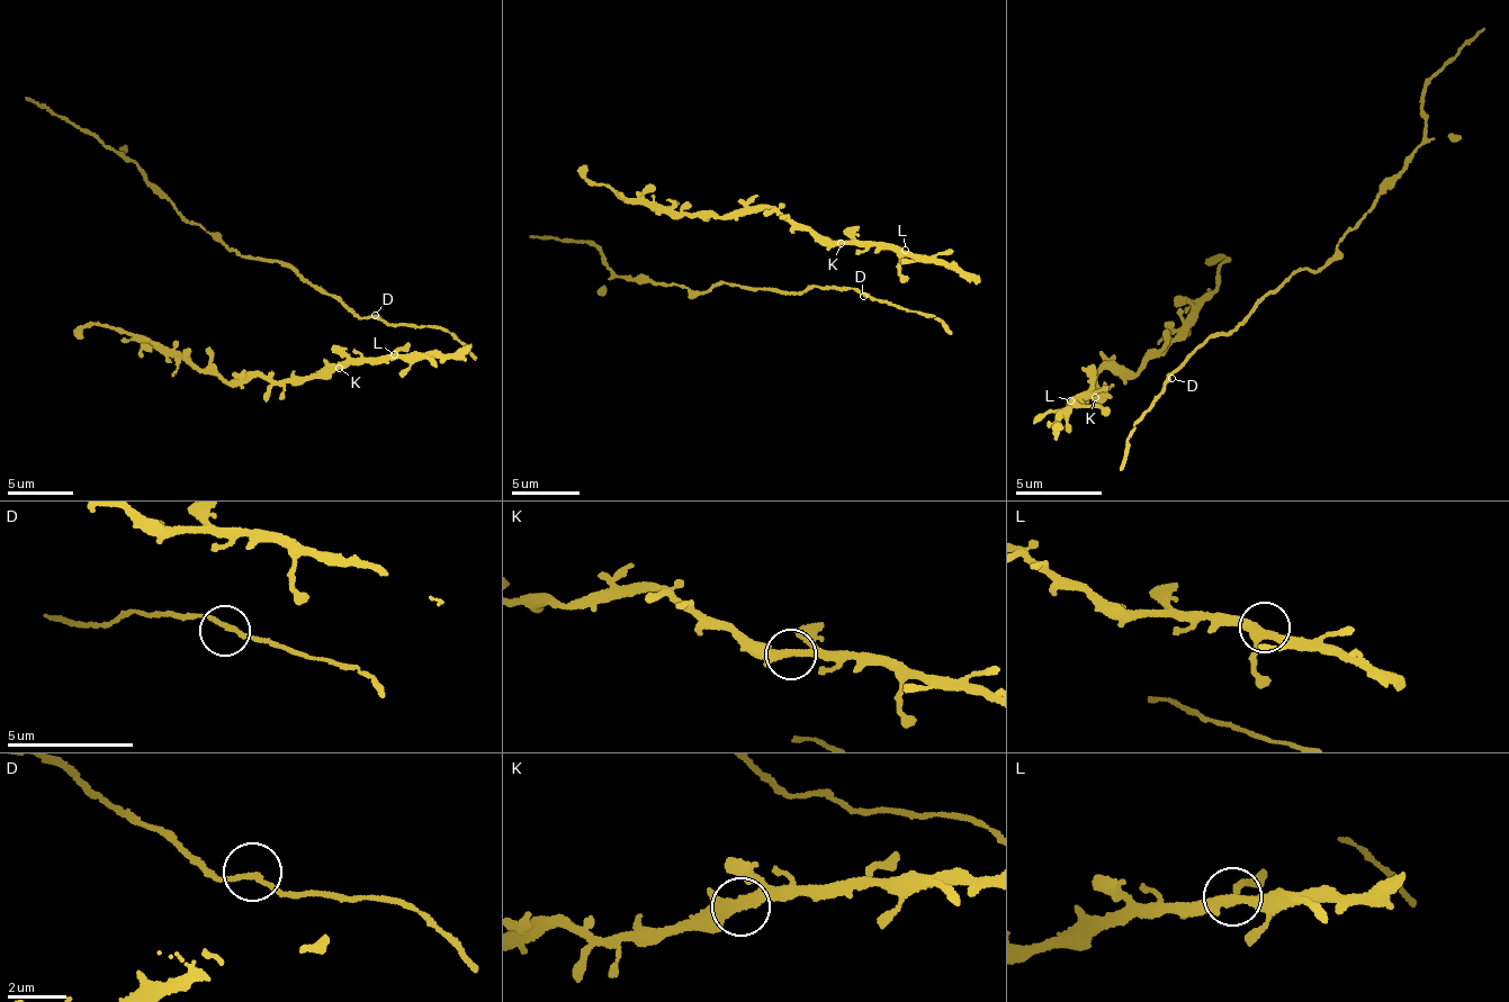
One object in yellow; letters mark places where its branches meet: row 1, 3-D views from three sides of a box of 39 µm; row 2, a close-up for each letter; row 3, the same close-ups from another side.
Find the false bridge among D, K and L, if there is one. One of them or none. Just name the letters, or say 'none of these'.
none of these

